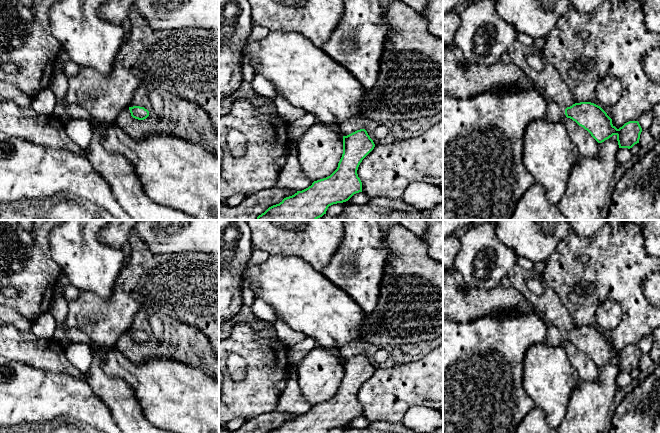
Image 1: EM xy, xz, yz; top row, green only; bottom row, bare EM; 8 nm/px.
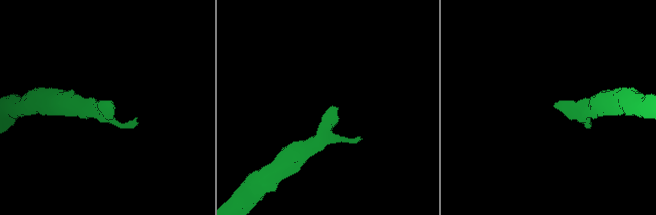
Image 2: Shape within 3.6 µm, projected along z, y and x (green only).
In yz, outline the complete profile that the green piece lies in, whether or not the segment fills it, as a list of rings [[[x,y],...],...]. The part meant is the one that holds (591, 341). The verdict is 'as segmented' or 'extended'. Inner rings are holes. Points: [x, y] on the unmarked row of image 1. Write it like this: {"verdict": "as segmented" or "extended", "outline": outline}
{"verdict": "extended", "outline": [[[549,322],[544,343],[550,346],[562,346],[566,341],[587,354],[598,367],[613,359],[617,360],[619,372],[630,373],[639,367],[642,352],[638,345],[629,345],[617,353],[607,337],[594,327],[580,326],[565,332]]]}

